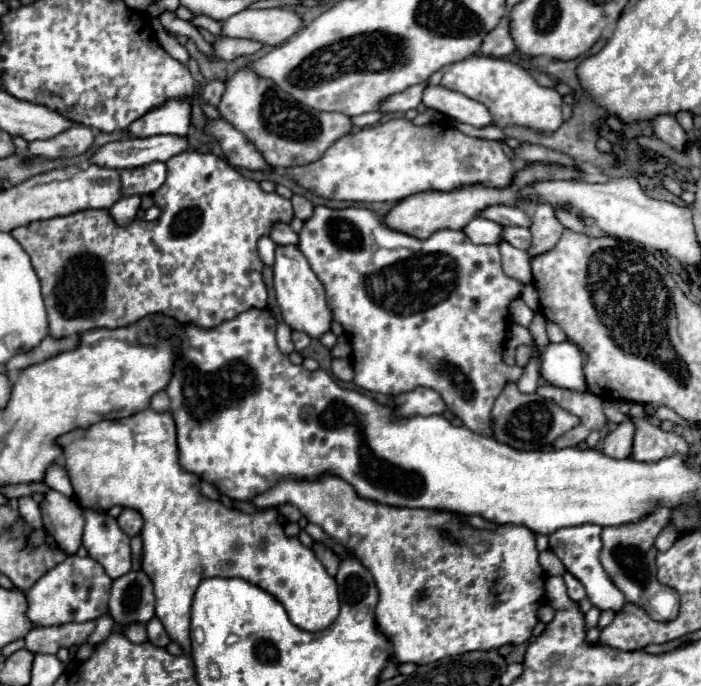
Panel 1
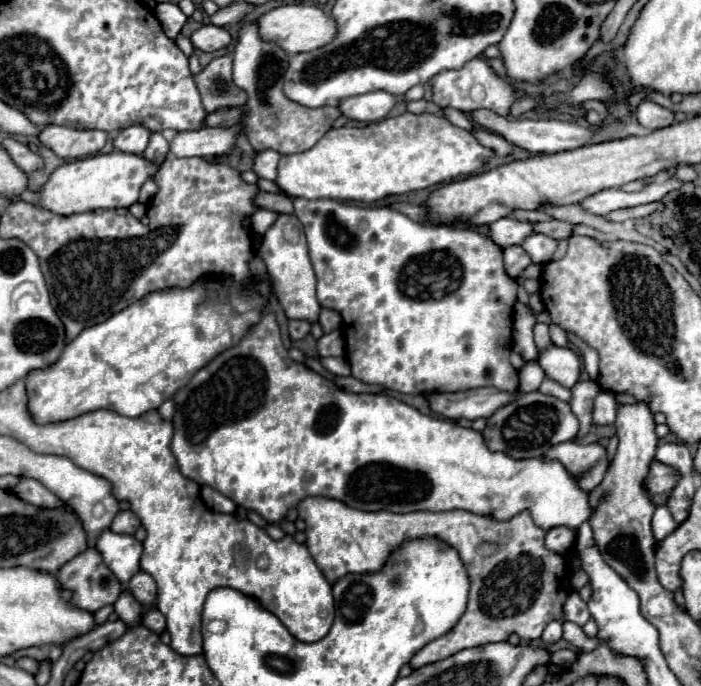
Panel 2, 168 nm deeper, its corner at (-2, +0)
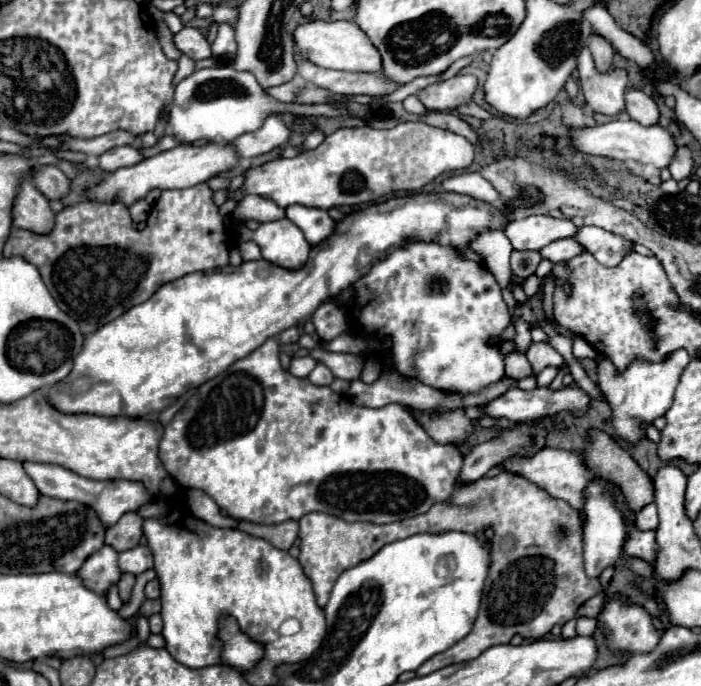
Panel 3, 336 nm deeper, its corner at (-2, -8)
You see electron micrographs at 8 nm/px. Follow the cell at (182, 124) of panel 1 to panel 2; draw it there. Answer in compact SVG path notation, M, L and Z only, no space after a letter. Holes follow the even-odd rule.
M134 124L118 132L118 136L114 138L114 146L116 150L122 150L128 154L142 154L148 146L148 140L150 140L150 130L142 128L140 124Z

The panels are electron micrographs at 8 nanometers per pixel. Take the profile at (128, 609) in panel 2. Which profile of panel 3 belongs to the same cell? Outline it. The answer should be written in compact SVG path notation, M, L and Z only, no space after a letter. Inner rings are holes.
M124 572L124 574L120 576L120 580L118 580L118 588L120 588L120 598L122 598L122 602L126 602L126 600L130 598L130 592L132 592L134 582L136 582L136 576L134 576L134 574Z

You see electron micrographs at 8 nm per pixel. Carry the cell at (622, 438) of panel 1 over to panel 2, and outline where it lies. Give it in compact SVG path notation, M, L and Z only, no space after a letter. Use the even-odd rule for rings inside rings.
M564 442L546 452L546 458L560 460L570 474L582 476L580 486L584 490L594 490L606 472L608 452L600 444L578 444Z

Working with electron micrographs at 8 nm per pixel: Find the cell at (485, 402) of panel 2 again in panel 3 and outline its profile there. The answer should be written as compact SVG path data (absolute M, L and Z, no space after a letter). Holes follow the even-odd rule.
M572 384L572 386L560 388L558 392L554 392L552 388L536 388L532 392L524 392L520 388L510 388L510 392L502 394L500 398L492 400L490 404L486 404L484 414L518 422L518 420L542 420L542 416L556 416L562 412L570 412L572 416L582 416L582 414L586 414L588 408L590 408L590 396L582 388Z

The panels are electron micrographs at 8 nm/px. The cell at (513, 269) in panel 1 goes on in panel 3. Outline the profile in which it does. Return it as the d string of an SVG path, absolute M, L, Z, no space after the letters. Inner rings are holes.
M512 252L510 258L510 268L514 268L514 274L520 278L528 278L536 272L538 264L542 262L542 256L538 256L538 252Z

